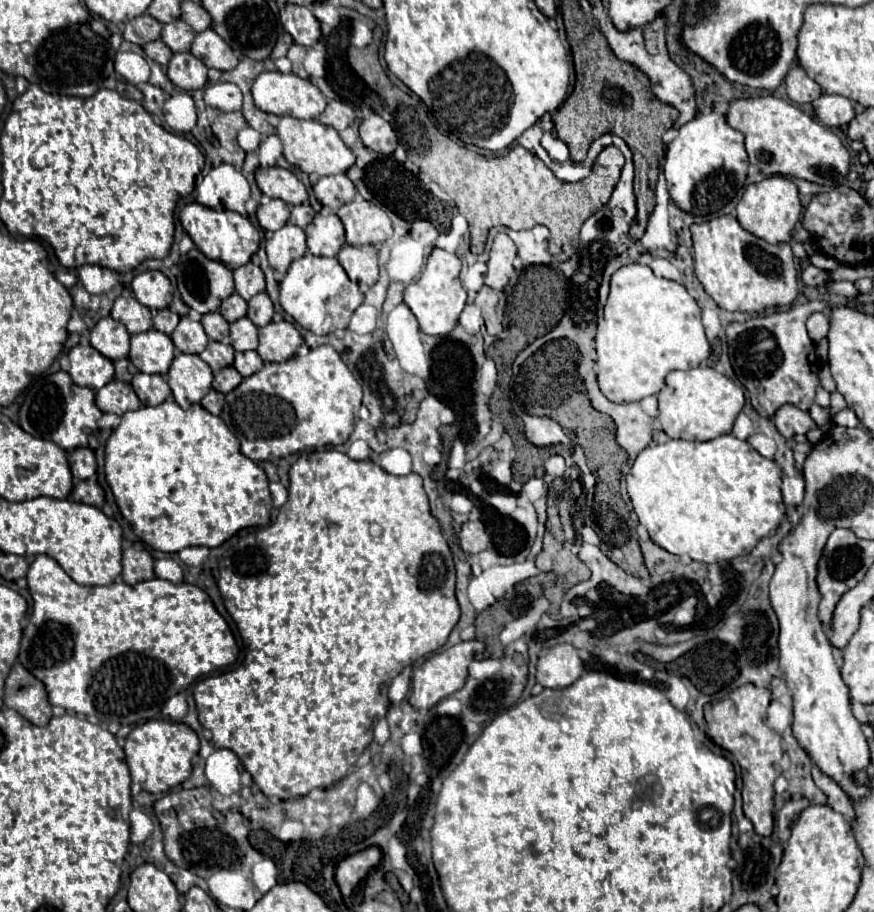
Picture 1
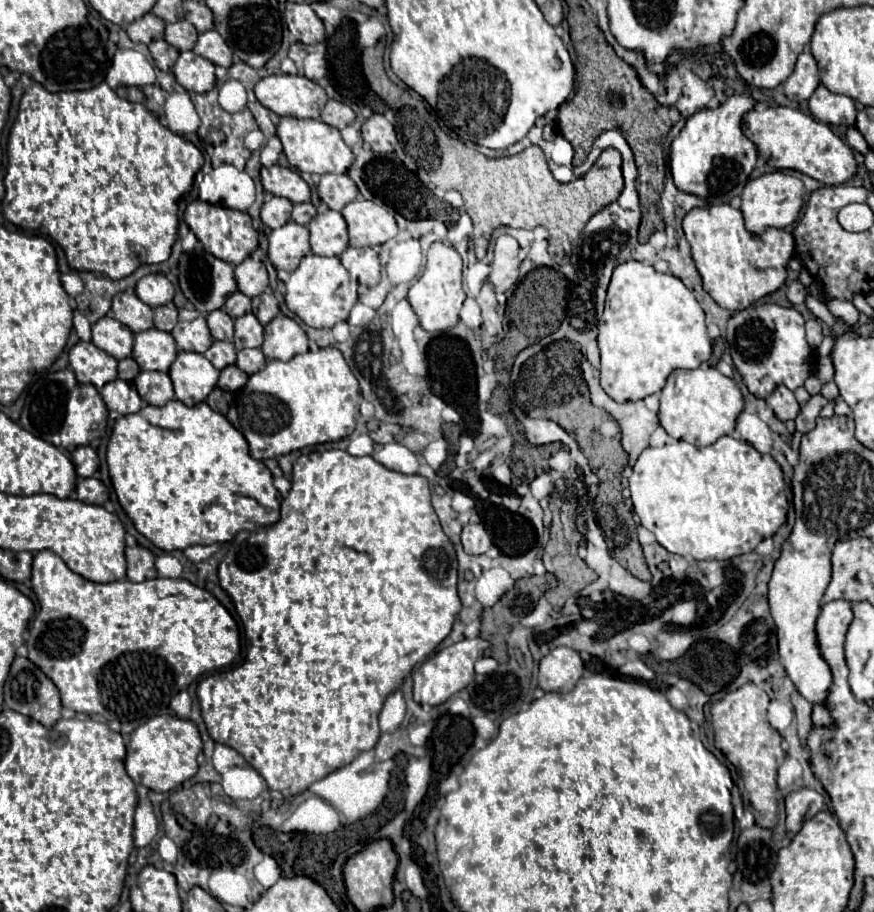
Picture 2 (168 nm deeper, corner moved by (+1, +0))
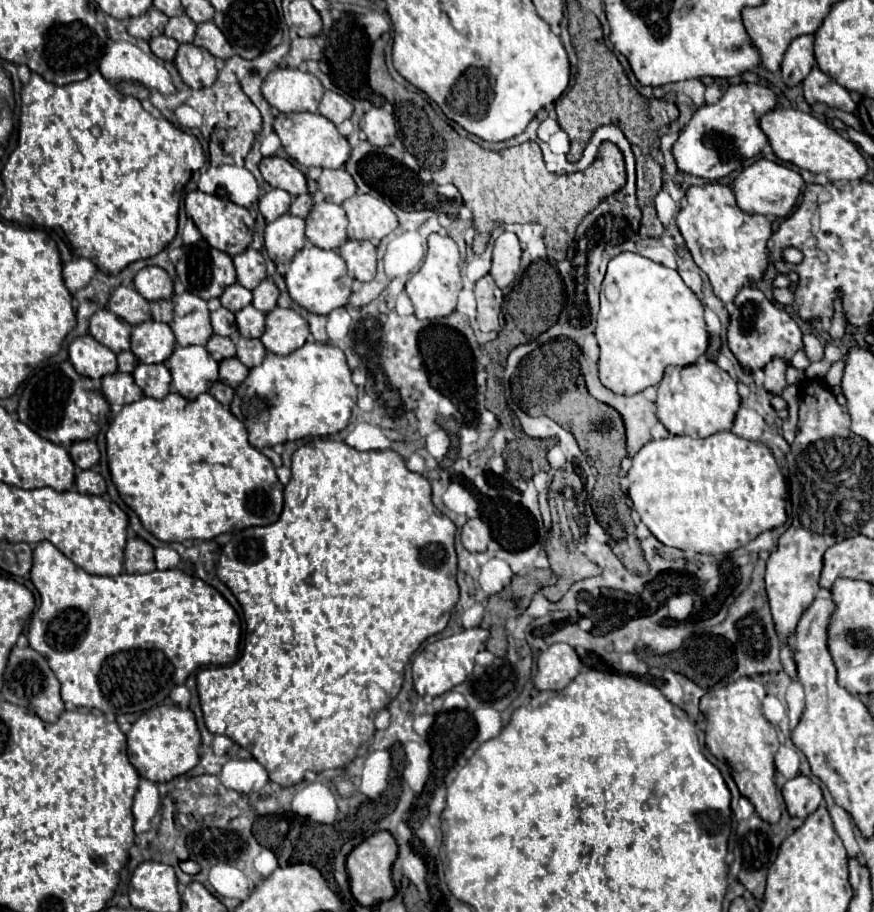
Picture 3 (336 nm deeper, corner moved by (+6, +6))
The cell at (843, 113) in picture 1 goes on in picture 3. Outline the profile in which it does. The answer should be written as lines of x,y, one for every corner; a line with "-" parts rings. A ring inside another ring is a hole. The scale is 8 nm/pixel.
816,66
802,82
804,86
804,98
812,104
826,104
830,108
840,108
844,112
856,112
856,102
850,98
848,90
836,84
828,74
820,72

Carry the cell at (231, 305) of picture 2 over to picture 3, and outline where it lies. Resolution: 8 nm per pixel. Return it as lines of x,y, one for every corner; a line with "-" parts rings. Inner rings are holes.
232,284
224,290
224,294
220,296
220,302
222,302
224,308
228,308
232,312
238,312
238,310
242,310
244,306
248,306
252,302
252,292
246,290
240,284

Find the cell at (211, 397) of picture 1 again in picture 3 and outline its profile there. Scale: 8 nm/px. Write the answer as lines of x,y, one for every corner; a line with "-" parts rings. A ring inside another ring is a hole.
214,382
214,386
210,386
208,390
210,396
214,396
222,406
230,406
232,402
232,396
234,396
234,390
228,386
228,384
222,384
222,382

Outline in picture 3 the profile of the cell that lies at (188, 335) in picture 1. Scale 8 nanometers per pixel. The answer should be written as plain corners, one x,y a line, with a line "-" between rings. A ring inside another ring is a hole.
184,292
180,296
172,298
174,304
174,318
170,322
170,328
176,336
176,342
180,346
200,344
204,346
212,336
210,326
210,312
202,298

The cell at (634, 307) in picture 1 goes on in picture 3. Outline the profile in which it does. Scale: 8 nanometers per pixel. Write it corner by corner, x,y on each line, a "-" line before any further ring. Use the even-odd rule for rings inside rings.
622,252
608,262
608,272
600,290
600,309
596,319
595,337
600,356
598,376
600,382
614,394
638,394
648,386
658,386
666,366
694,364
708,348
708,332
704,322
704,306
696,294
682,282
676,270
656,264
640,254

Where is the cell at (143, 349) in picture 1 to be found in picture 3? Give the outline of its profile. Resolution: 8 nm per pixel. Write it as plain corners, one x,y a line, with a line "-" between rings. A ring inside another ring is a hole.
146,320
132,328
132,354
144,364
166,362
174,350
174,334
168,324

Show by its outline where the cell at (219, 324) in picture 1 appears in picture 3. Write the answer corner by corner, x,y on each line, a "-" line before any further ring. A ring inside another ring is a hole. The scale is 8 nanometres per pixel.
220,306
216,312
212,312
212,314
210,314
210,320
212,320
214,334
218,334
218,336
230,336
230,334
236,330
234,312
226,310
224,306

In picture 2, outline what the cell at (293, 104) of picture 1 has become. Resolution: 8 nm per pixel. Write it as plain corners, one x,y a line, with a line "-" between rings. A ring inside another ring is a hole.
273,74
265,76
255,86
257,100
279,116
319,118
327,102
325,90
305,76

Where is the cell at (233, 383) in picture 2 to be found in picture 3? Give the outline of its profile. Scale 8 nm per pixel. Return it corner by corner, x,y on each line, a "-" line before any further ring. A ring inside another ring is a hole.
226,358
220,362
220,382
236,388
248,376
248,368
238,358

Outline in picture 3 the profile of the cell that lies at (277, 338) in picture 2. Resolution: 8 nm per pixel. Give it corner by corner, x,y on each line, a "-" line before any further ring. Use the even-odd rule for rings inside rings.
274,308
266,314
266,330
260,340
268,352
286,356
304,346
308,334
308,322
300,314
290,308

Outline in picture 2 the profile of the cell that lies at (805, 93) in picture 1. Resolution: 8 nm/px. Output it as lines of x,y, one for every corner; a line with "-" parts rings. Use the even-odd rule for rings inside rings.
801,52
799,58
797,58
797,64
795,64
795,70
793,74
785,80
785,94
789,100
795,100
795,102
801,102
801,100
807,100
815,88
819,86
819,70
817,70
817,62
813,58
811,52

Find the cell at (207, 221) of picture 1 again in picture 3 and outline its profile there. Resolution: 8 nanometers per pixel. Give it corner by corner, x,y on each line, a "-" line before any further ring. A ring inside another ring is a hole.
194,190
186,196
186,214
194,220
196,228
200,230
200,234
204,236
204,240
214,246
216,250
222,250
230,256
242,254
250,242
252,242
252,232
254,232
254,218
250,216
250,212
242,206
236,206
230,200
222,200
218,196
212,194
204,194
200,190

